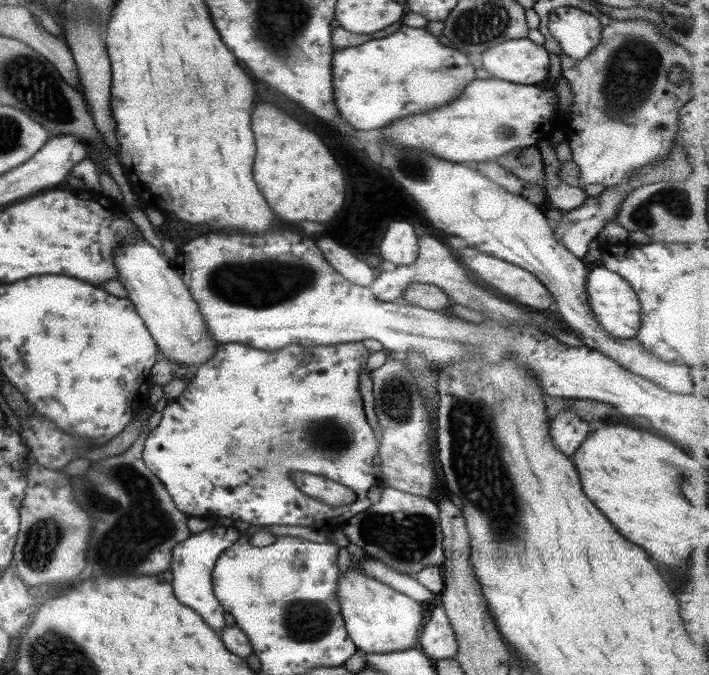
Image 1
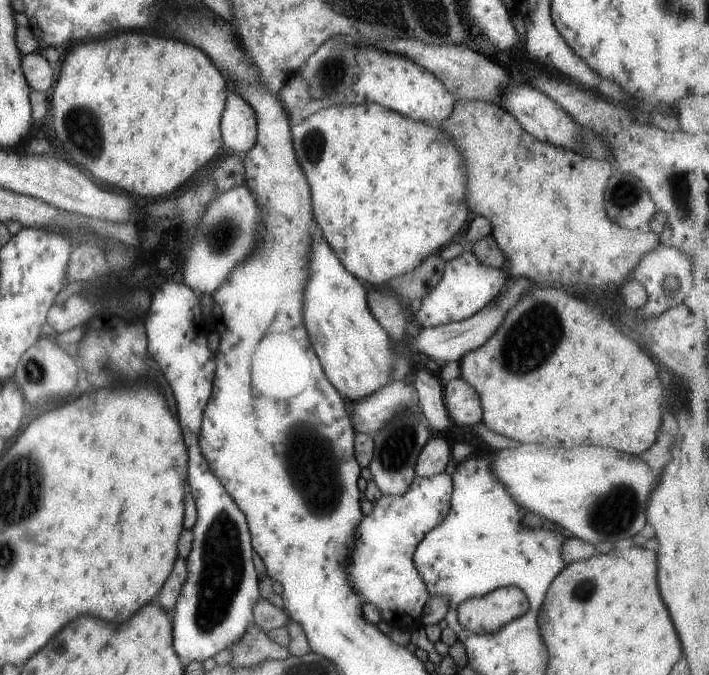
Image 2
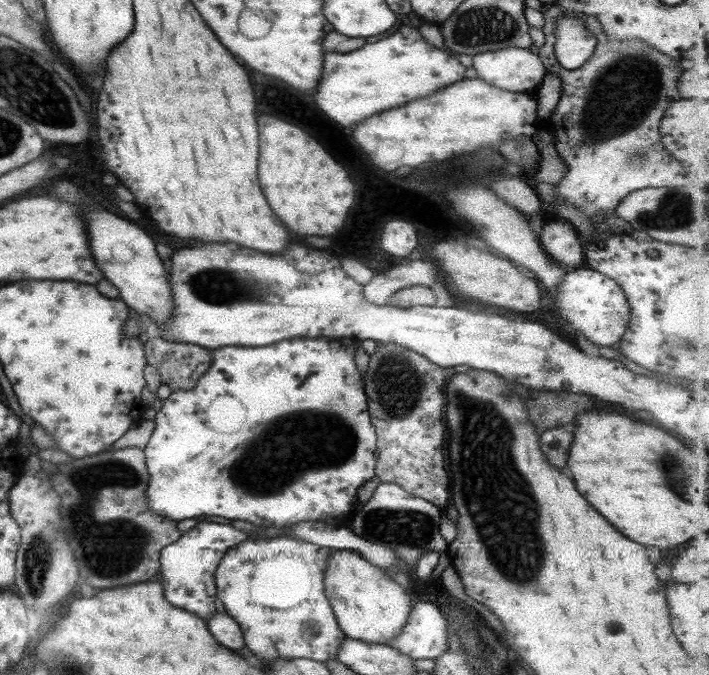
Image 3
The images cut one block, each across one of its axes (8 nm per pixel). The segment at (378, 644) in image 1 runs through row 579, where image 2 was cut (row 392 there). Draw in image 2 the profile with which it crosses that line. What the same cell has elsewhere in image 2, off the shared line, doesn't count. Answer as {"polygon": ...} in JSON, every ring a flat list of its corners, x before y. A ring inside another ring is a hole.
{"polygon":[[324,238,312,240,308,262,314,274,303,294,303,324,312,348,320,360,326,377,342,397,356,401,372,395,392,382,390,374,396,355,392,351,390,336,386,333,386,329,380,326,369,310,366,292,368,286,345,270]]}

